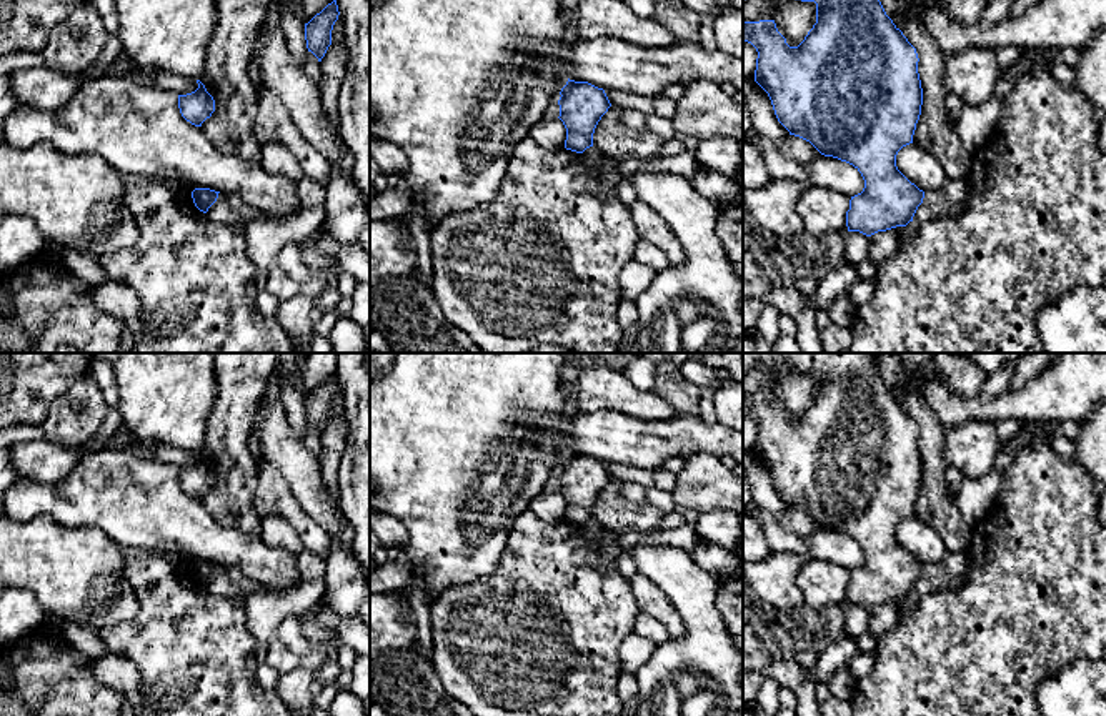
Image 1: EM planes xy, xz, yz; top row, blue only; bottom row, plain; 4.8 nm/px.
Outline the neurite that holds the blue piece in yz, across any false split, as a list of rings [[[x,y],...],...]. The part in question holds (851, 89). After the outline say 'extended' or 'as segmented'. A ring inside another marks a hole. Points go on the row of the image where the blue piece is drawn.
[[[801,0],[816,3],[816,23],[798,47],[790,47],[775,20],[743,22],[743,42],[756,52],[755,82],[768,93],[778,122],[810,142],[821,155],[853,165],[864,180],[861,193],[851,196],[846,211],[848,231],[871,236],[913,221],[924,191],[896,167],[898,152],[913,143],[921,115],[923,88],[918,73],[918,53],[903,32],[886,15],[879,0]]]; as segmented

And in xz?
[[[570,78],[560,95],[558,118],[566,128],[565,148],[583,153],[593,147],[595,128],[611,103],[603,88]]]; as segmented

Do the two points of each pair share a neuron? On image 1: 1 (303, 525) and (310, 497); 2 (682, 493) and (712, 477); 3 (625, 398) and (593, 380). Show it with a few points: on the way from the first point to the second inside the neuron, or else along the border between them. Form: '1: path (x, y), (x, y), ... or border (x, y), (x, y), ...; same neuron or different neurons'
1: border (285, 480), (298, 505), (332, 538); different neurons
2: path (688, 492), (705, 483); same neuron
3: path (617, 393), (608, 387), (602, 387); same neuron

